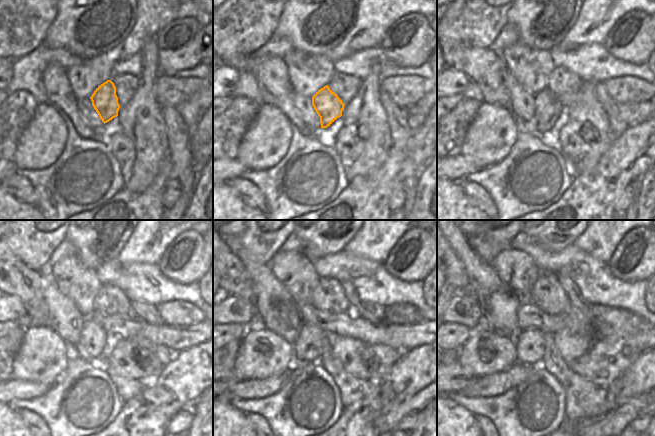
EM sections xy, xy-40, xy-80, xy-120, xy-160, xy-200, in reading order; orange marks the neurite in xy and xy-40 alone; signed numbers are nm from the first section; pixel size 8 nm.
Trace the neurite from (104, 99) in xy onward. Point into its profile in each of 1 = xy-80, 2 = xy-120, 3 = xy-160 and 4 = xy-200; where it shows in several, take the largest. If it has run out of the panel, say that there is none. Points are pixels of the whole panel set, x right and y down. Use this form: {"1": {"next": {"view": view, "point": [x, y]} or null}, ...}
{"1": {"next": {"view": "xy-80", "point": [547, 107]}}, "2": {"next": {"view": "xy-120", "point": [93, 338]}}, "3": {"next": {"view": "xy-160", "point": [308, 346]}}, "4": {"next": {"view": "xy-200", "point": [529, 343]}}}

